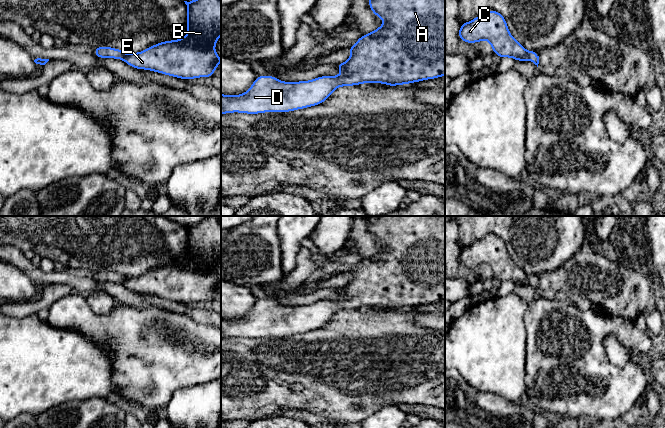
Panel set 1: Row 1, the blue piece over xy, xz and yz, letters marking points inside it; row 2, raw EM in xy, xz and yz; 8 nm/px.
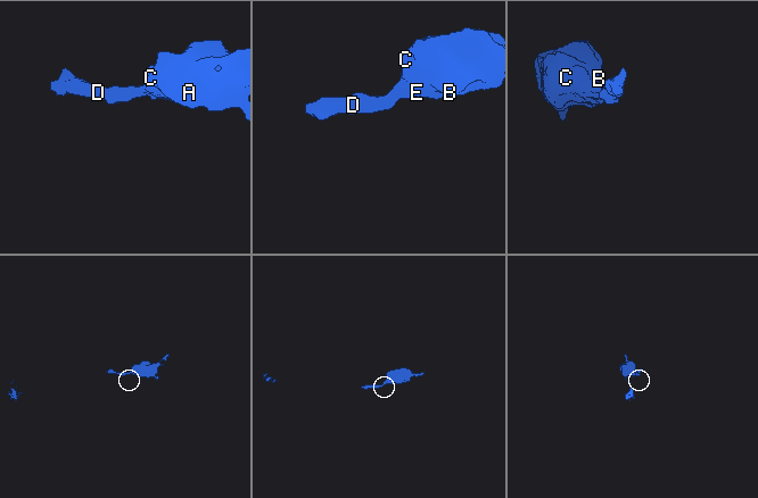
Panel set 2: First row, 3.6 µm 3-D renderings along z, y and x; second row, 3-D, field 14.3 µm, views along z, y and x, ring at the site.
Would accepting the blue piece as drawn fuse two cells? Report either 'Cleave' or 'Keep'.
Keep

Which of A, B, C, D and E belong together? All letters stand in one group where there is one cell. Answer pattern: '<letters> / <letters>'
A B C D E

